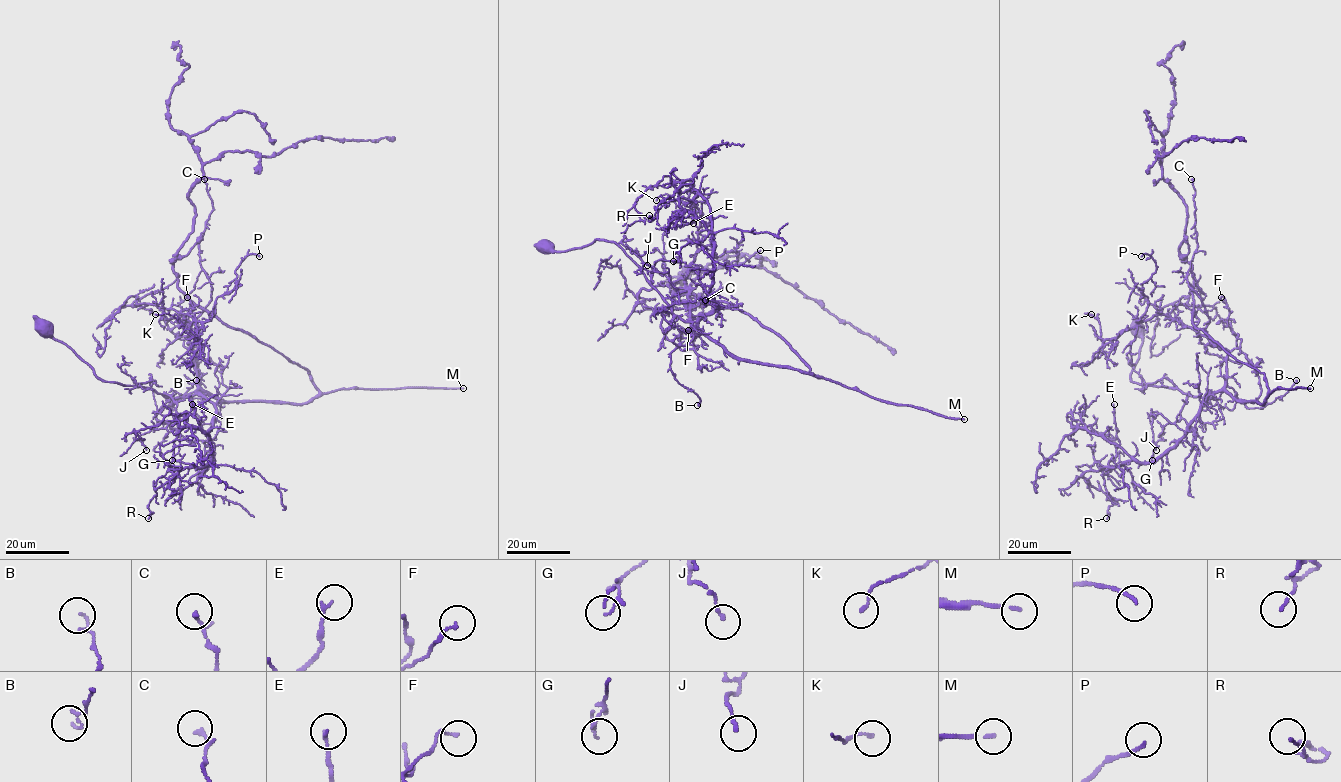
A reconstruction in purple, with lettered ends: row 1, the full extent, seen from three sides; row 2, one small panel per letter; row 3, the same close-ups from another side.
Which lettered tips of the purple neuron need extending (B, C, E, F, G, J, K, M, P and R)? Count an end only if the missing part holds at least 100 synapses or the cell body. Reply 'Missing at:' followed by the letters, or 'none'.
Missing at: M

